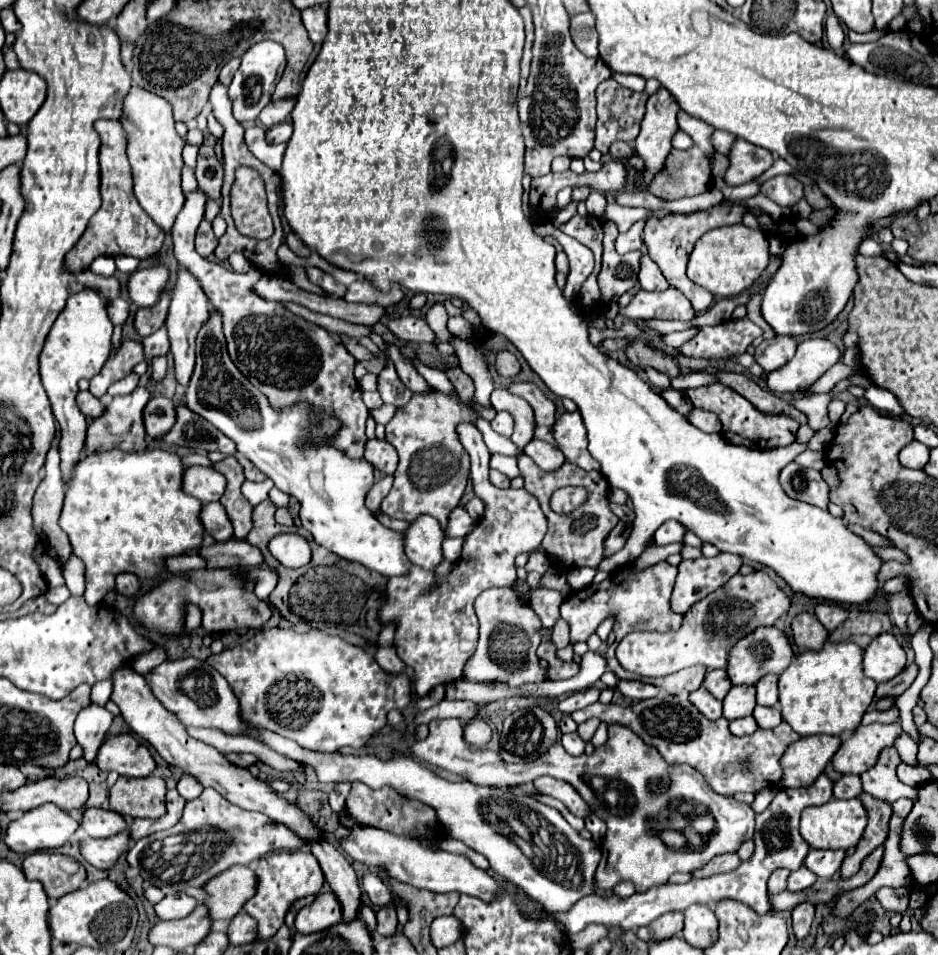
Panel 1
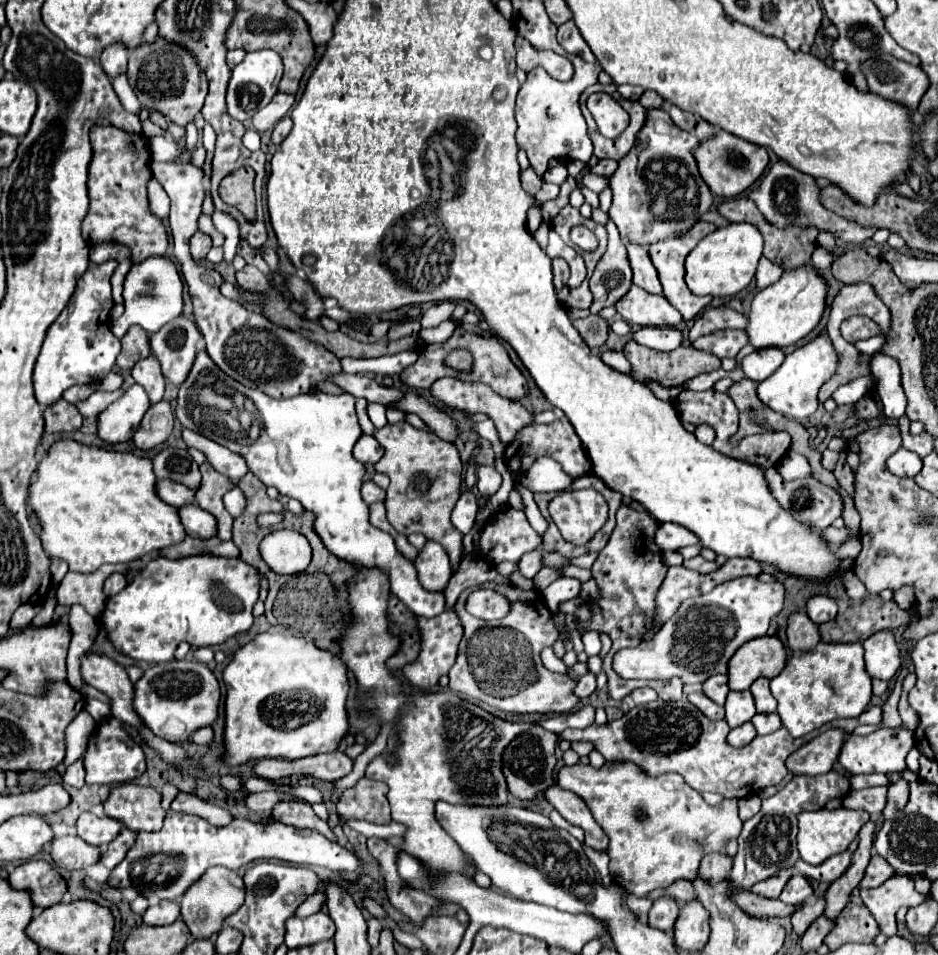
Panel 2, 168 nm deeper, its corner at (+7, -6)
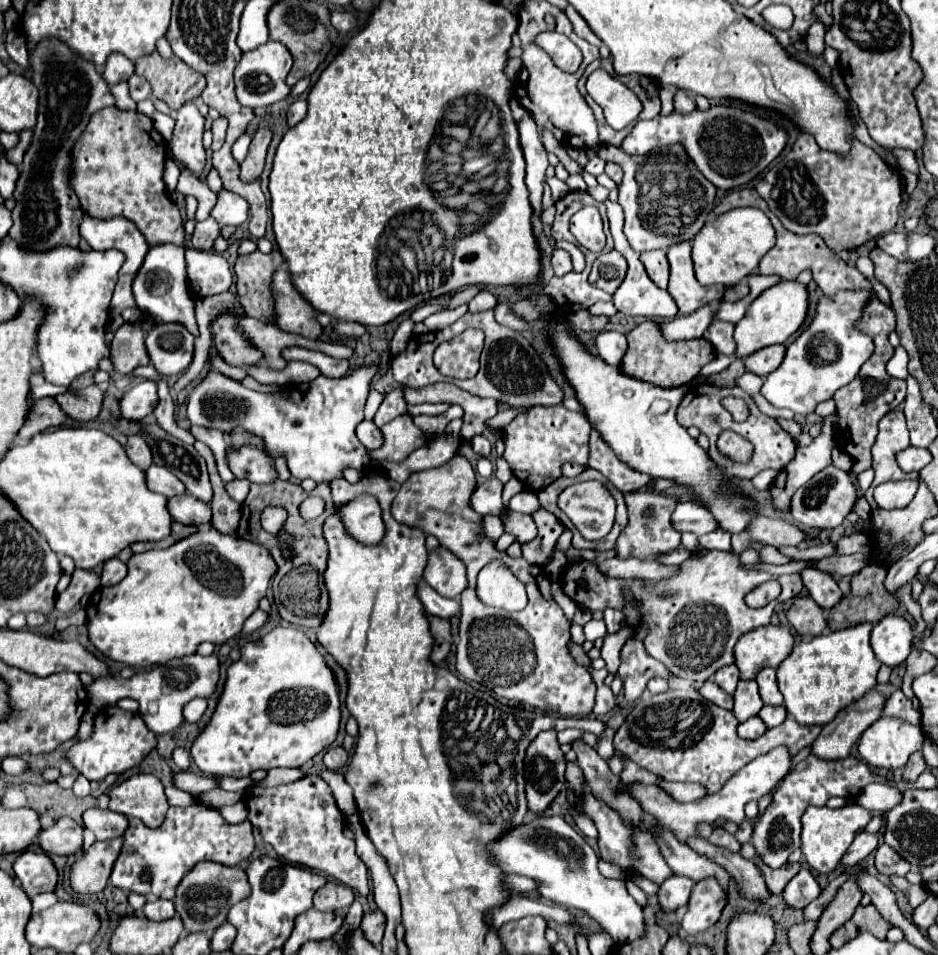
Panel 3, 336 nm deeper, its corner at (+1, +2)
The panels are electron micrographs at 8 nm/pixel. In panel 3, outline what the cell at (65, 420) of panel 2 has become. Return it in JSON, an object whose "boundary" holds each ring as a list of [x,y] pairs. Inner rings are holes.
{"boundary":[[[51,396],[39,398],[39,400],[35,400],[31,416],[27,418],[27,424],[21,428],[17,440],[33,438],[35,434],[41,434],[51,426],[57,428],[57,426],[65,424],[67,420],[71,420],[71,418],[65,414],[65,410],[59,406],[59,402],[55,398],[51,398]]]}

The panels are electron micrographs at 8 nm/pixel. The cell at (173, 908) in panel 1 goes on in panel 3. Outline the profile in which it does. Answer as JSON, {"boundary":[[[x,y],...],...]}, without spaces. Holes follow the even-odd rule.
{"boundary":[[[157,898],[155,902],[147,902],[145,908],[143,908],[145,916],[149,920],[155,920],[155,922],[161,922],[161,920],[169,920],[175,916],[175,906],[173,906],[173,900],[165,900],[165,898]]]}

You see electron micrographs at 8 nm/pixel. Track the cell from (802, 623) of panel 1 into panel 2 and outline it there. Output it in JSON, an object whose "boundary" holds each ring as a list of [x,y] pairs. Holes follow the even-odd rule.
{"boundary":[[[795,612],[789,616],[787,626],[787,644],[793,652],[813,650],[819,644],[819,626],[809,620],[805,612]]]}

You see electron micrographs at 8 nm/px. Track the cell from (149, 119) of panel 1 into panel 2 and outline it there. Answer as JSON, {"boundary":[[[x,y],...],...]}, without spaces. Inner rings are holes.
{"boundary":[[[155,178],[149,180],[147,190],[149,190],[151,212],[157,214],[159,218],[167,218],[169,216],[169,196],[167,196],[167,192],[161,188],[161,184]]]}

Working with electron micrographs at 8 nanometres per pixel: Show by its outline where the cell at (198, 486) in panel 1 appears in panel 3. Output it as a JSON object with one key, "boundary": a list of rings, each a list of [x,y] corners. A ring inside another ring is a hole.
{"boundary":[[[153,464],[153,466],[145,472],[145,478],[147,478],[147,486],[151,488],[151,492],[163,494],[163,496],[167,496],[167,498],[185,494],[183,482],[181,482],[177,476],[173,476],[173,474],[171,474],[167,468],[163,468],[163,466]]]}

